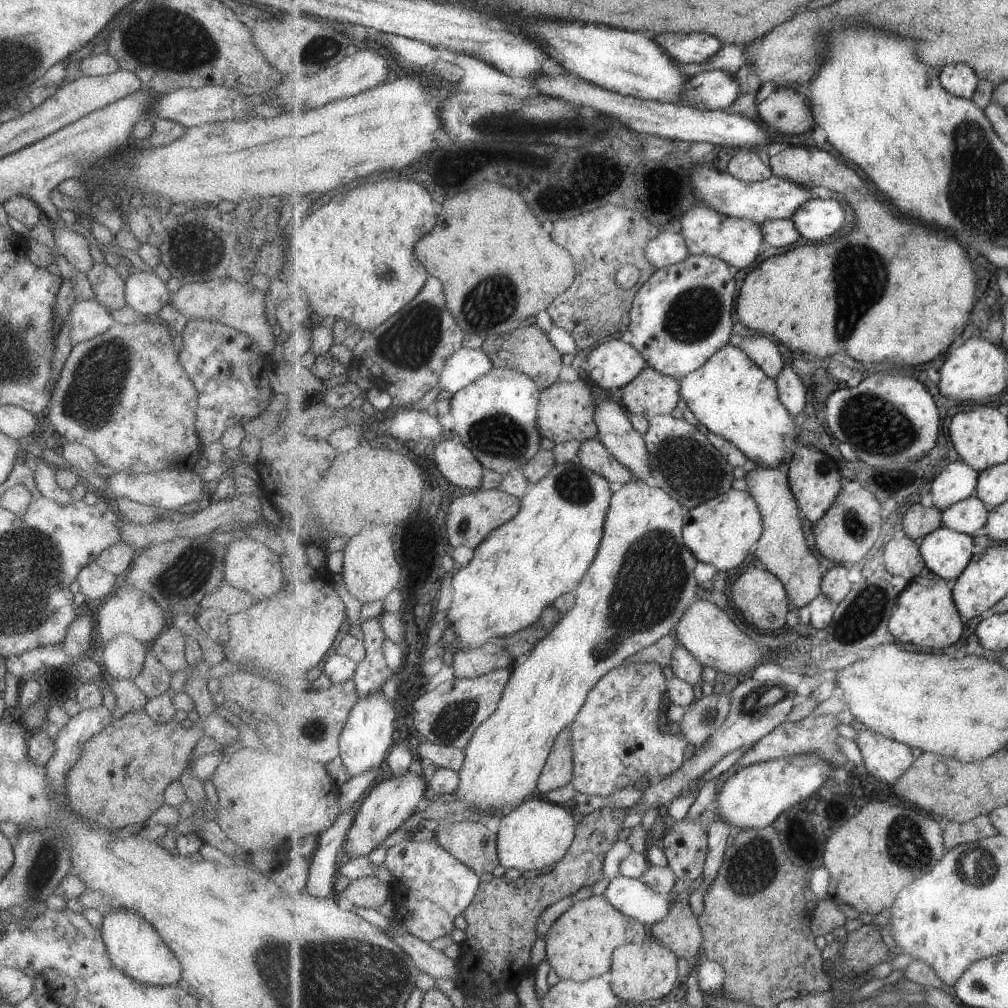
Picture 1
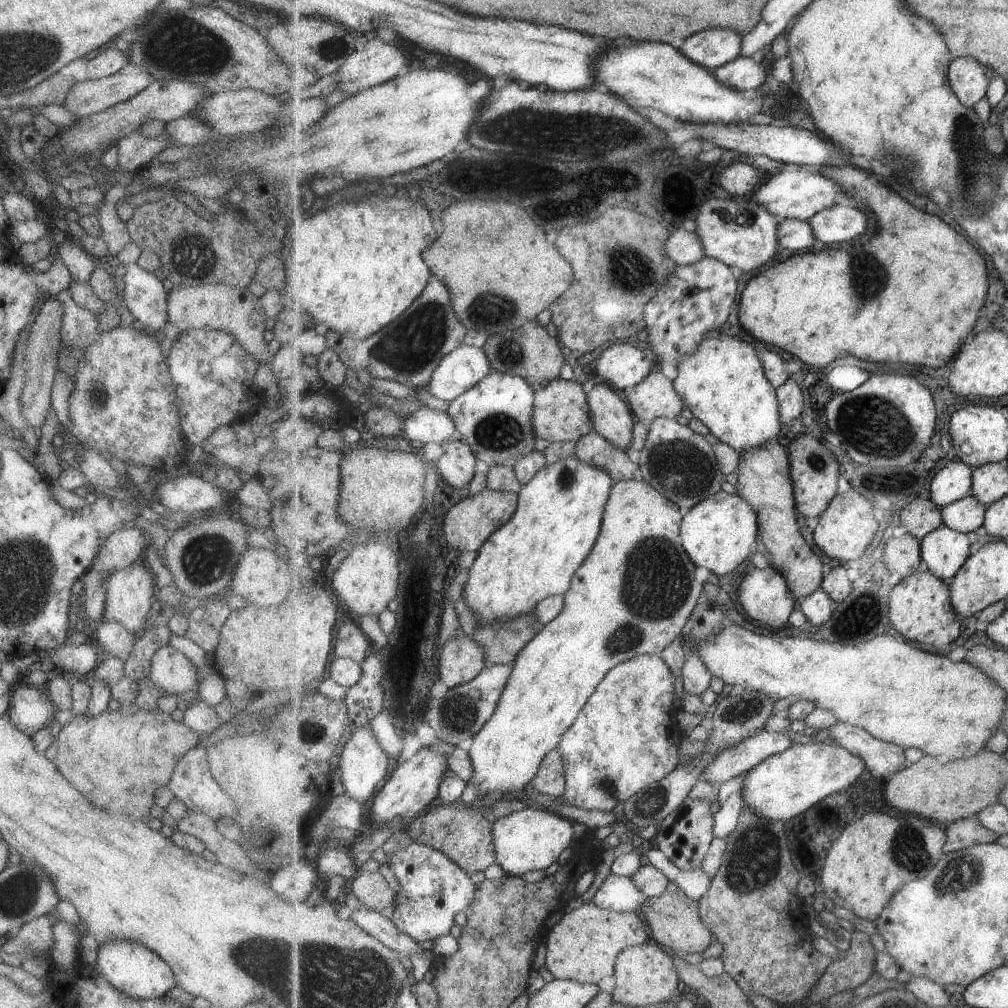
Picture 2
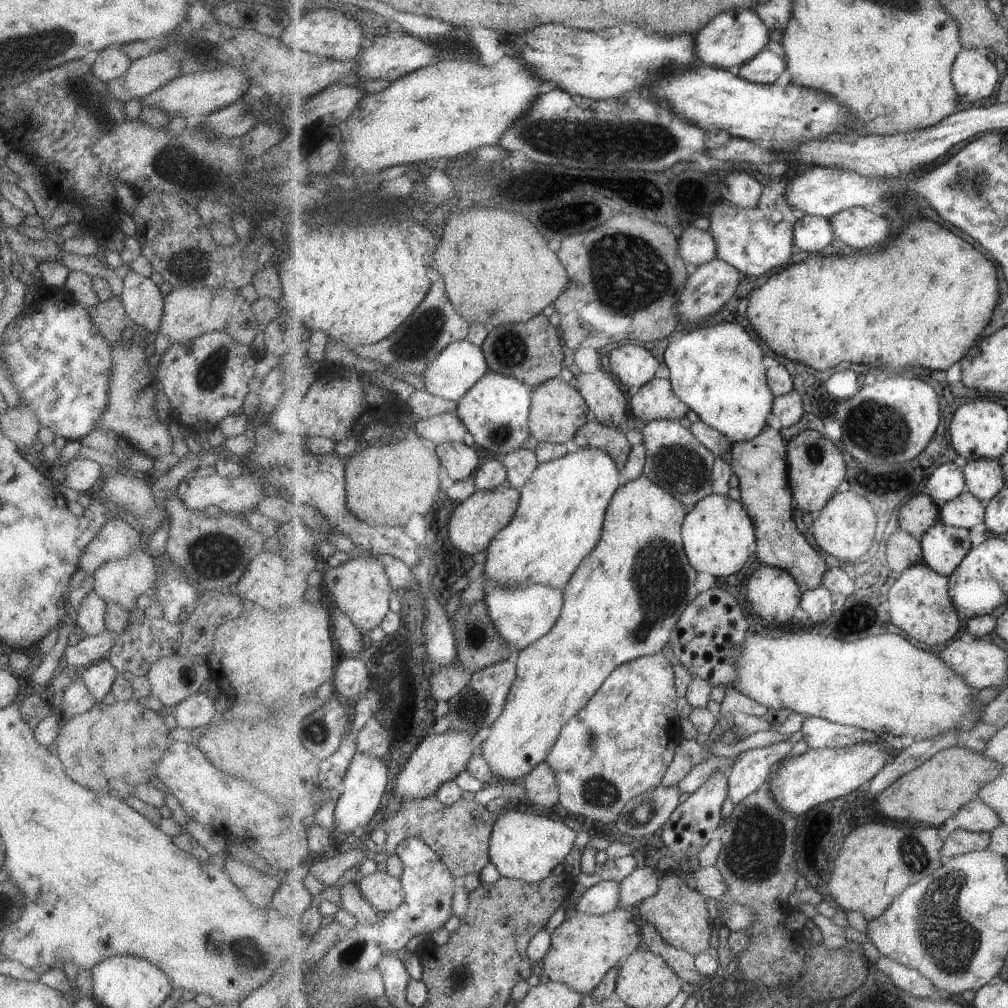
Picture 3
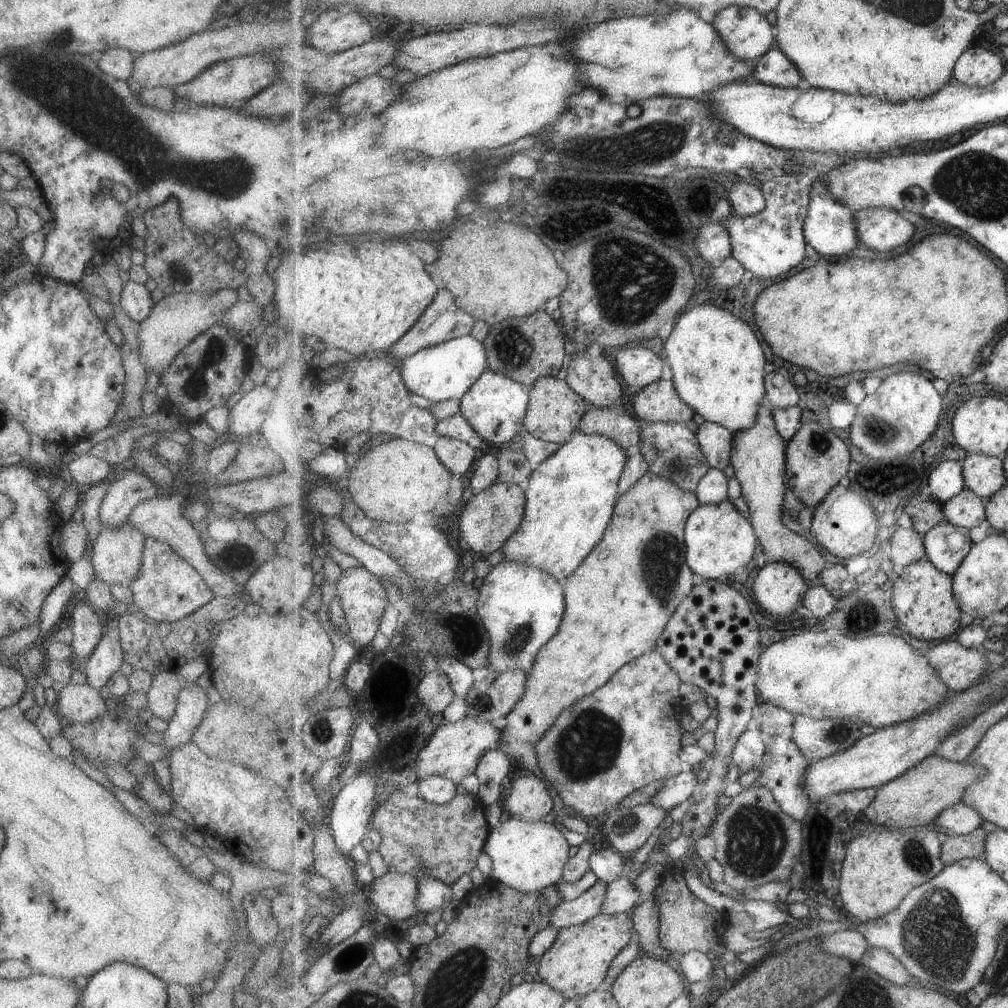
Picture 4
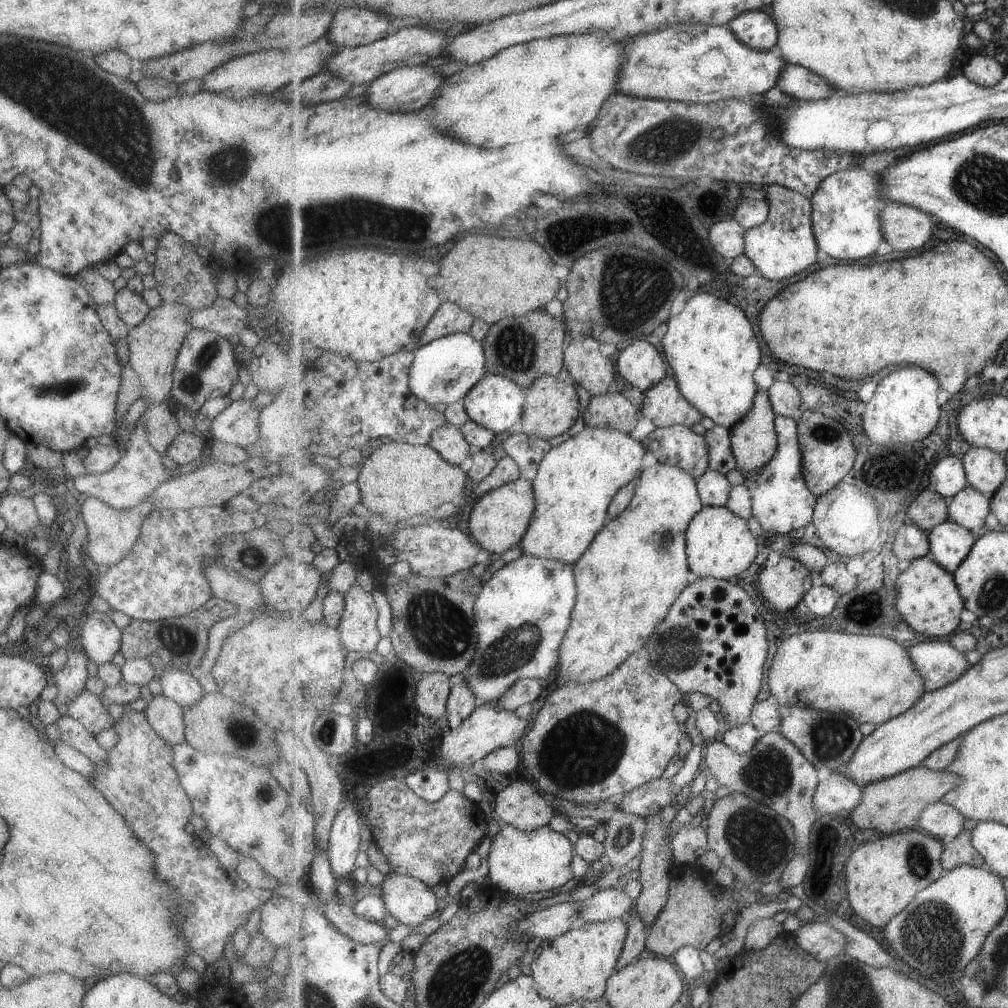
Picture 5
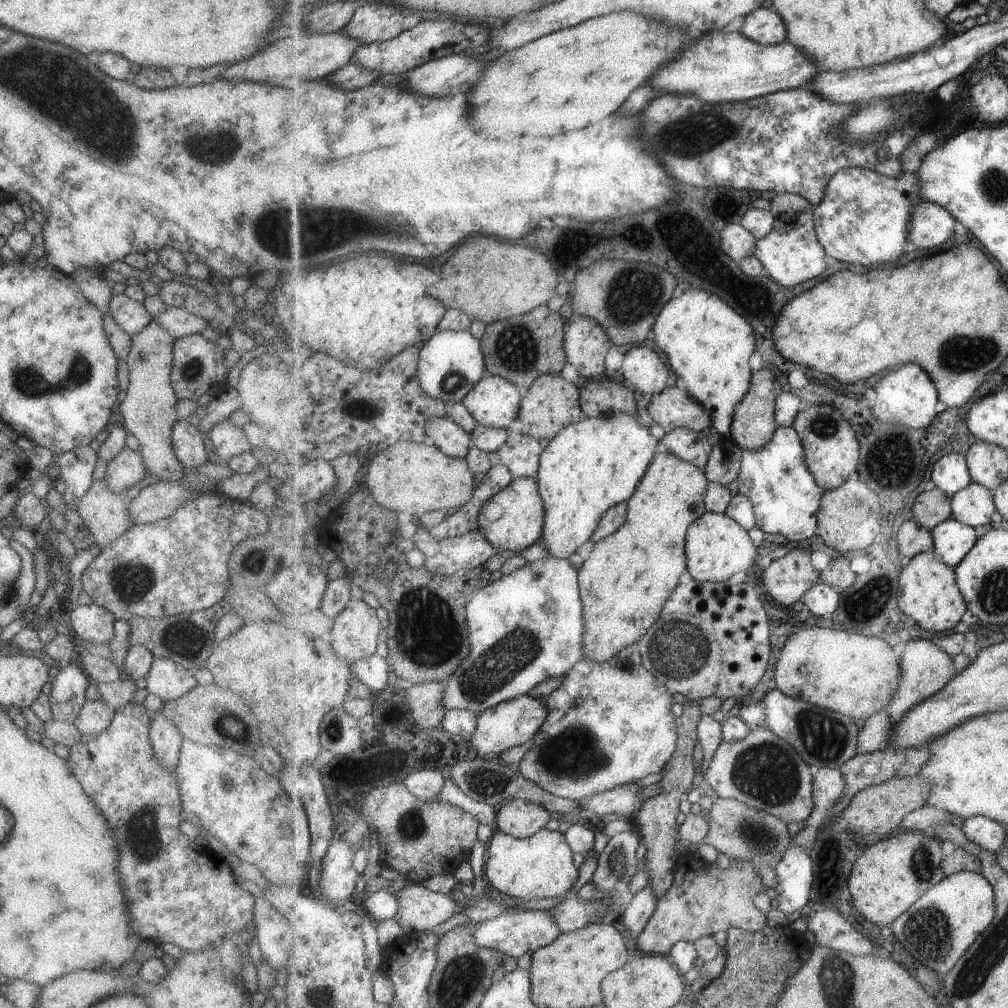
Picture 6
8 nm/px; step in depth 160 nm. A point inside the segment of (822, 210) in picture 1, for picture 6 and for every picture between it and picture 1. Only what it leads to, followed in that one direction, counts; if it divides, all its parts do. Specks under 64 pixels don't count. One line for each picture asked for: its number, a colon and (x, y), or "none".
2: (839, 223)
3: (858, 227)
4: (879, 228)
5: (905, 227)
6: (932, 224)

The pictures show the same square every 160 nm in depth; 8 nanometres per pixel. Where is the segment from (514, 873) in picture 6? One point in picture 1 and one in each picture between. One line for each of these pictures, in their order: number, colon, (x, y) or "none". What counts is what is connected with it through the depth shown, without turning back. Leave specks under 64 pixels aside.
1: (538, 833)
2: (531, 839)
3: (527, 847)
4: (529, 856)
5: (521, 862)

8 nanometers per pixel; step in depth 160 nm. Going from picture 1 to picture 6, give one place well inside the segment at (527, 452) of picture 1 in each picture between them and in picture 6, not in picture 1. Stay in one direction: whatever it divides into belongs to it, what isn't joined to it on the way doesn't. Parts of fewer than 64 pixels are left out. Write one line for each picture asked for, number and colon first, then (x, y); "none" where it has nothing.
2: (495, 417)
3: (496, 411)
4: (496, 405)
5: (496, 402)
6: (495, 401)

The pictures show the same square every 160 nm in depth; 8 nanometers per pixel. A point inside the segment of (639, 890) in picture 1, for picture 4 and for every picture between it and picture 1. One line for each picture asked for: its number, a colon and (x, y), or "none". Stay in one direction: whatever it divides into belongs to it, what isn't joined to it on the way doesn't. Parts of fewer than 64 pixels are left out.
2: (618, 893)
3: (603, 897)
4: (574, 912)

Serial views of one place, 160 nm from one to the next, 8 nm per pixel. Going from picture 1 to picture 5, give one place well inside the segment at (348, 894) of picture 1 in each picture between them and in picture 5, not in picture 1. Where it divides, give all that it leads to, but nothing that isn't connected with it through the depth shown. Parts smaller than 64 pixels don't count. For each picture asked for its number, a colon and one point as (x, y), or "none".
2: (369, 888)
3: (385, 892)
4: (394, 894)
5: (407, 898)

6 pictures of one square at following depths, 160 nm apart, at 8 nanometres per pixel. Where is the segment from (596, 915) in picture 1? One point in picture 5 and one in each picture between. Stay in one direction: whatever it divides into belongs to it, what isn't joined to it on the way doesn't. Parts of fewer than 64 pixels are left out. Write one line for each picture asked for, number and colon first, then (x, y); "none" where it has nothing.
2: (584, 945)
3: (585, 947)
4: (577, 964)
5: (577, 965)

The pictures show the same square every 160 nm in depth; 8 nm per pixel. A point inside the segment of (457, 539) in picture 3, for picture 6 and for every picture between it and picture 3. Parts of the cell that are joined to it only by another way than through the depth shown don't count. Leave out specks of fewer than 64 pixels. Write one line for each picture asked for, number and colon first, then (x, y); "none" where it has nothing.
4: (493, 515)
5: (499, 520)
6: (513, 519)

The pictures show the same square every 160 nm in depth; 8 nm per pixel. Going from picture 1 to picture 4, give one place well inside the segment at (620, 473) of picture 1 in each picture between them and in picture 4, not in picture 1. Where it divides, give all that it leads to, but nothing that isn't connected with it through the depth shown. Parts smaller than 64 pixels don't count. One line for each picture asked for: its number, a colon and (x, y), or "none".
2: (593, 448)
3: (595, 434)
4: (621, 426)

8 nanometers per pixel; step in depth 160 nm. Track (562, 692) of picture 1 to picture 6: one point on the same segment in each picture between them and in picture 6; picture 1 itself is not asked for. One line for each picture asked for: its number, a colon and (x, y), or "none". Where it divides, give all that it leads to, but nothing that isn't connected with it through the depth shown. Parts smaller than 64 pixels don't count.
2: (609, 617)
3: (623, 602)
4: (619, 601)
5: (630, 577)
6: (629, 576)

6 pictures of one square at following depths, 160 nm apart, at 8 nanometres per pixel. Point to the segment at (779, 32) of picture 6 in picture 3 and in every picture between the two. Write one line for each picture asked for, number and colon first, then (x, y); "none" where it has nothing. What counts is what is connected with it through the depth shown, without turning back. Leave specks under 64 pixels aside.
3: (734, 38)
4: (747, 32)
5: (759, 31)

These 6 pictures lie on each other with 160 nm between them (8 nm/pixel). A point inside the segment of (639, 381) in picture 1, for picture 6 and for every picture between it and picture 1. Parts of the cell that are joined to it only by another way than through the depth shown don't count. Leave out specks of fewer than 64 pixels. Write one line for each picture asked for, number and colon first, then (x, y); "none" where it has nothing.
2: (656, 396)
3: (655, 400)
4: (659, 402)
5: (665, 404)
6: (675, 407)

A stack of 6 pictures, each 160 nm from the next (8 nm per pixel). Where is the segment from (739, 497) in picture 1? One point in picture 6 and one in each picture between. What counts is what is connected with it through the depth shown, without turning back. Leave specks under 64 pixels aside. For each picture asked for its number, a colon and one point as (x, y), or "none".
2: (720, 533)
3: (719, 534)
4: (719, 538)
5: (720, 543)
6: (717, 546)

